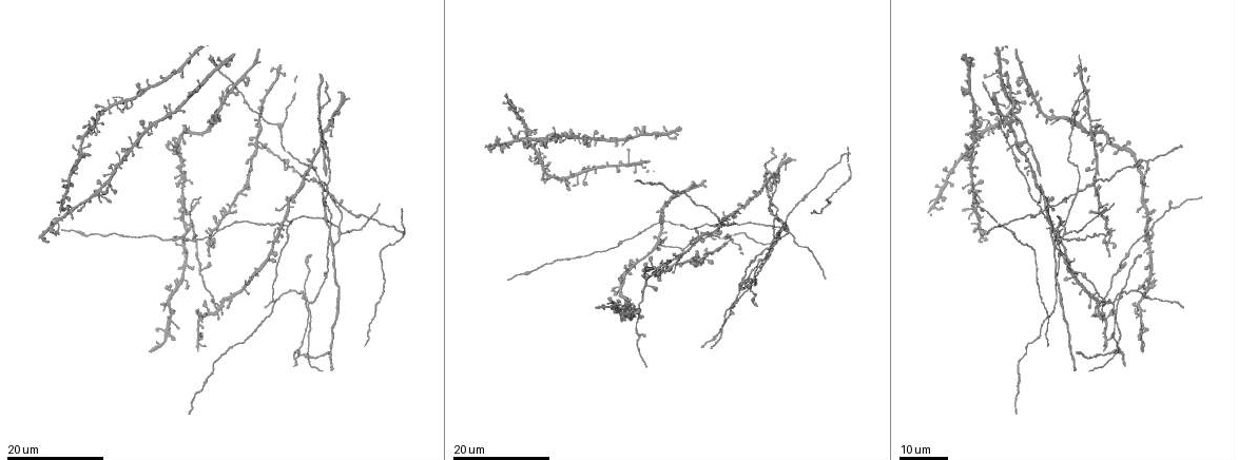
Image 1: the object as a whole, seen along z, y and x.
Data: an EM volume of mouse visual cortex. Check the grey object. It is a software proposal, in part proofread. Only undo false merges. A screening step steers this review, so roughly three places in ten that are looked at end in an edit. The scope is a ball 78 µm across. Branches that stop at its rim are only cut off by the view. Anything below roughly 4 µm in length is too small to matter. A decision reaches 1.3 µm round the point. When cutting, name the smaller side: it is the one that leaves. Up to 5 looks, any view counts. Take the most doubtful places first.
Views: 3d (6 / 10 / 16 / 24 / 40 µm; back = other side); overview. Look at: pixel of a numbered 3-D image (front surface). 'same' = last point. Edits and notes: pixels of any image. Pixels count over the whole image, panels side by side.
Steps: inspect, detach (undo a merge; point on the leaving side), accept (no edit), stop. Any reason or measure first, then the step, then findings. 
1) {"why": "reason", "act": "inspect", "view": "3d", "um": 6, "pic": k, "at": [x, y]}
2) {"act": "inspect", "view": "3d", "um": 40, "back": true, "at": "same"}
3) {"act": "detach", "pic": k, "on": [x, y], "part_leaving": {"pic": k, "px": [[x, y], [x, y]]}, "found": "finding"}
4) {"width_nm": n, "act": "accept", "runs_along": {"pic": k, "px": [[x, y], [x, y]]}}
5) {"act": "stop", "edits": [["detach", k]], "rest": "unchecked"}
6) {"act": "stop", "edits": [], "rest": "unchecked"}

{"why": "thin arm on a thick one", "act": "inspect", "view": "3d", "um": 16, "pic": 1, "at": [338, 226]}

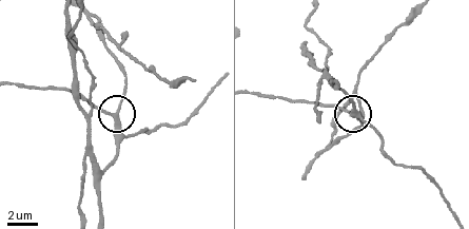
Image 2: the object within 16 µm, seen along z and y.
{"why": "zoom in", "act": "inspect", "view": "3d", "um": 10, "pic": 2, "at": [114, 114]}

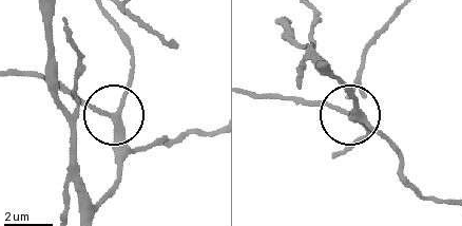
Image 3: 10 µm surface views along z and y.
{"side_arm_um": 70, "act": "accept", "found": "continuous, no second neuron"}

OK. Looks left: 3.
{"why": "arms part here", "act": "inspect", "view": "3d", "um": 16, "pic": 1, "at": [1073, 194]}

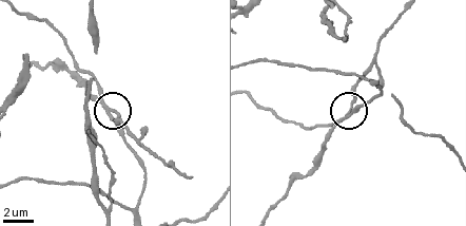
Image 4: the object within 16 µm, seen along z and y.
{"why": "closer look", "act": "inspect", "view": "3d", "um": 6, "pic": 4, "at": [110, 109]}

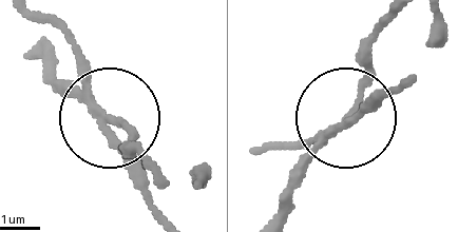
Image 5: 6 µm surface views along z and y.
{"act": "inspect", "view": "3d", "um": 6, "back": true, "pic": 5, "at": [113, 122]}

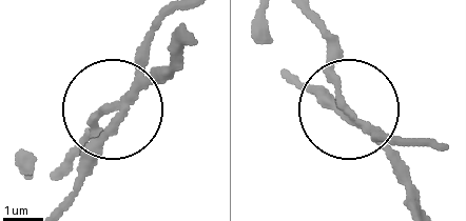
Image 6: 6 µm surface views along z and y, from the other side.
{"act": "detach", "pic": 6, "on": [162, 68], "part_leaving": {"pic": 6, "px": [[134, 91], [185, 51]]}, "found": "a second neuron is stuck on"}

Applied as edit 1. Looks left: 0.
{"act": "stop", "edits": [["detach", 6]], "rest": "unchecked"}

